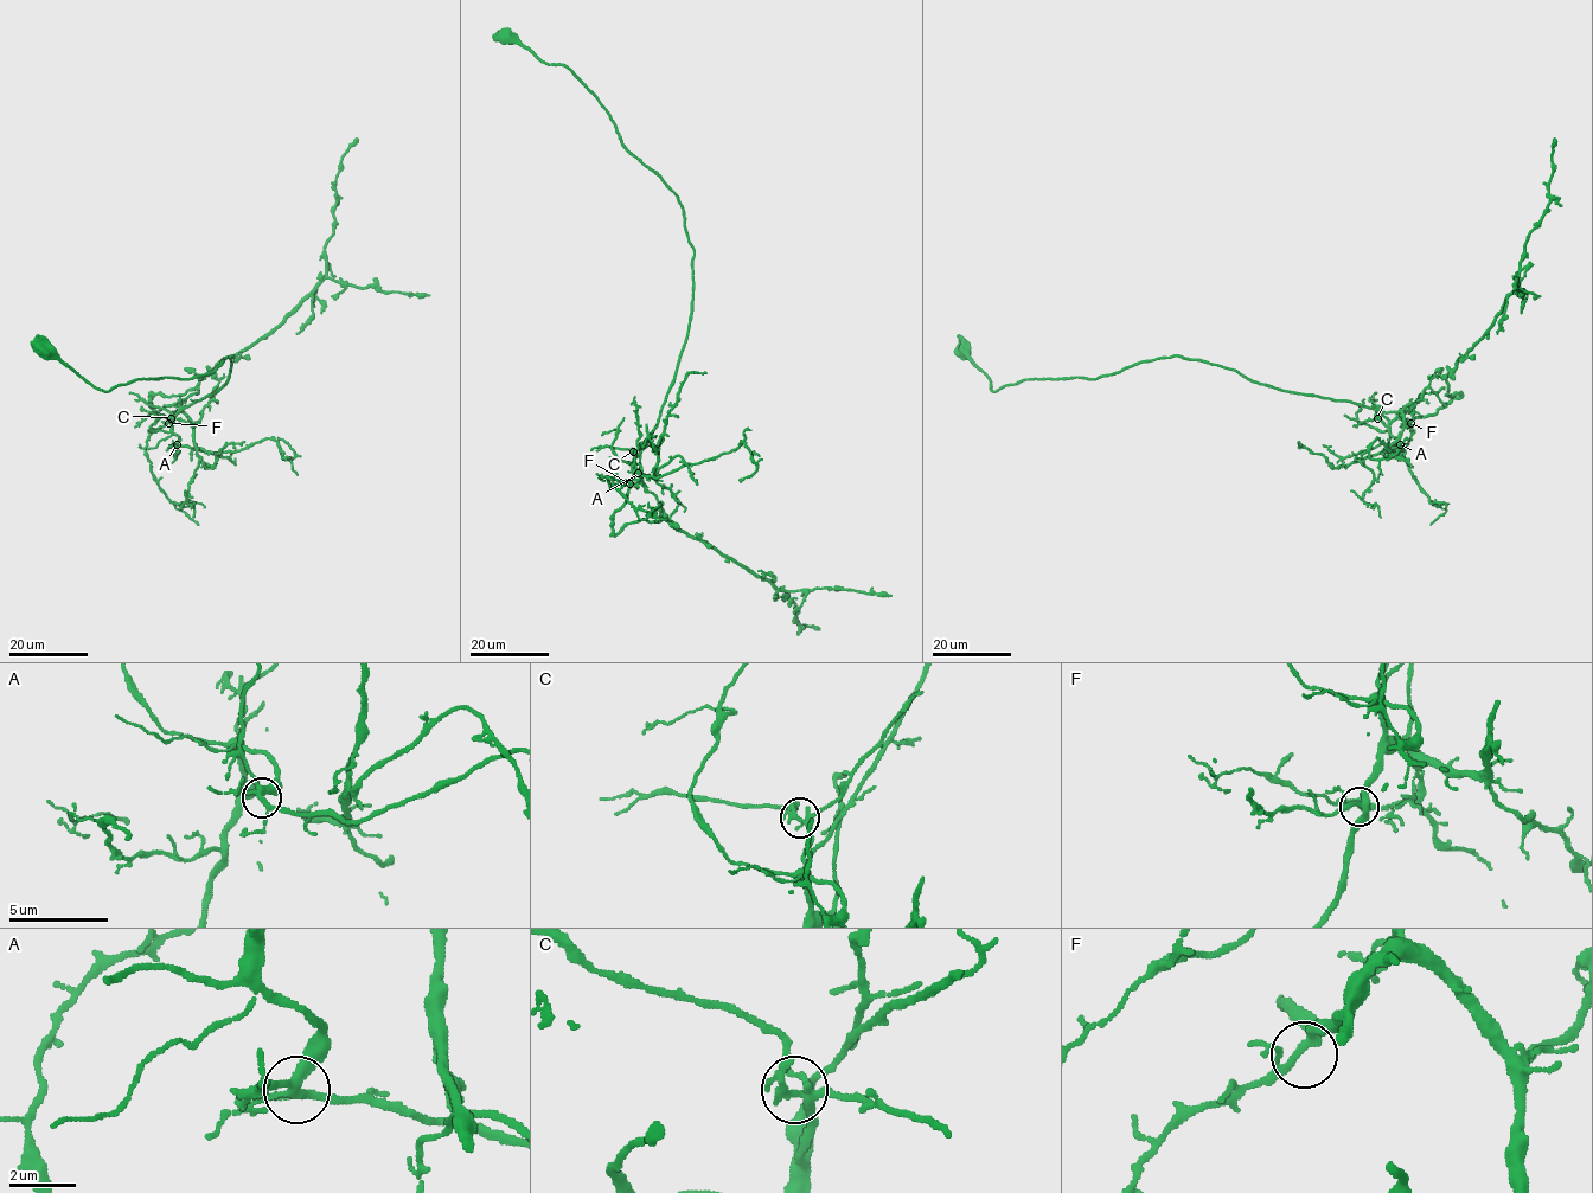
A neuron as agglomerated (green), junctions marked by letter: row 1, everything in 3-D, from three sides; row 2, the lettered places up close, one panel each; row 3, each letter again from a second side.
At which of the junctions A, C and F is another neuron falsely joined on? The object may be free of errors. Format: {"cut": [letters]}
{"cut": []}

